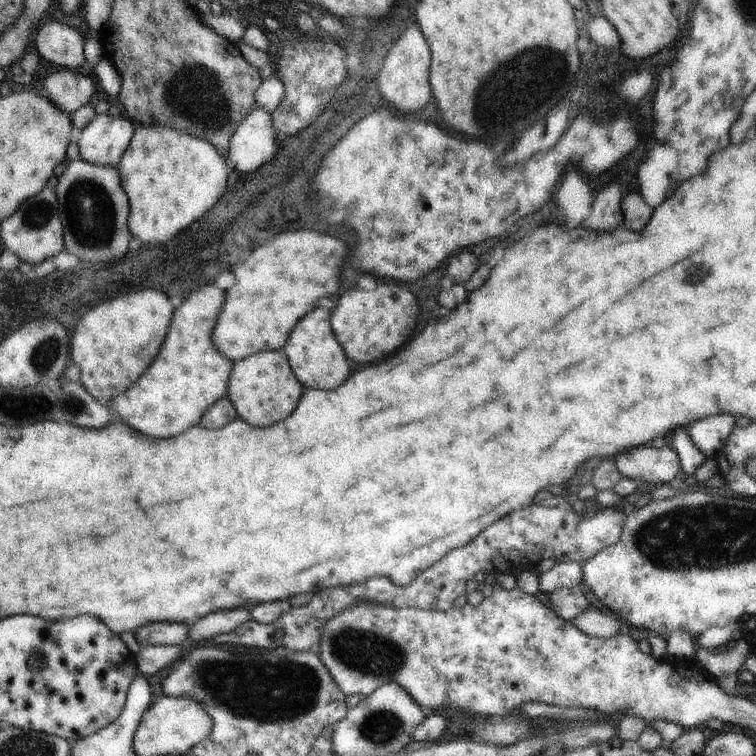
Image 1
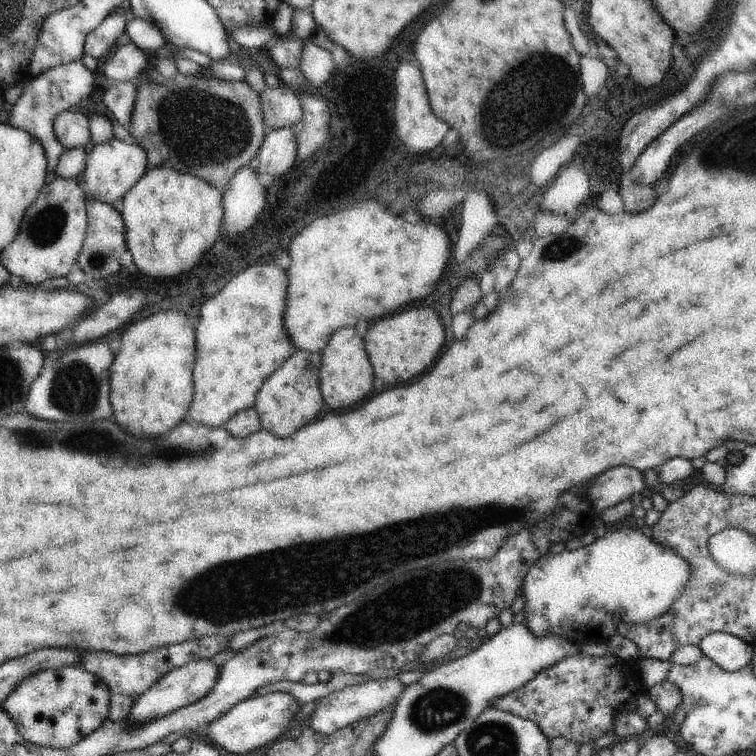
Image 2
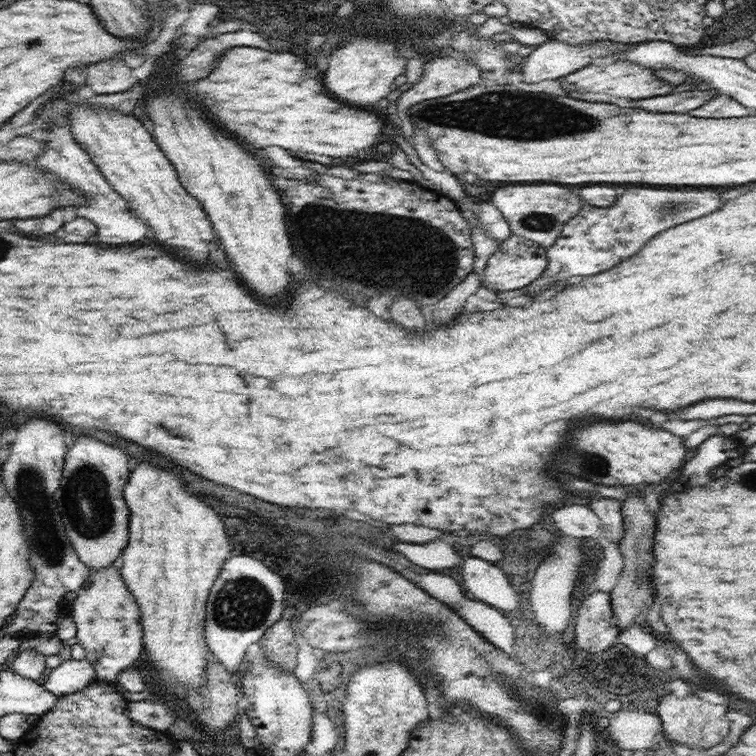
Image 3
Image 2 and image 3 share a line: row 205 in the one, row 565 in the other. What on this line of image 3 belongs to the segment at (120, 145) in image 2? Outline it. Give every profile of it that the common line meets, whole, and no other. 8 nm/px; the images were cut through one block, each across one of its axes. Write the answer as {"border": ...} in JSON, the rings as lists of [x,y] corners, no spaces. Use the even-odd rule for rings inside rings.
{"border":[[[119,564],[94,570],[94,576],[85,590],[80,590],[72,604],[71,617],[76,623],[78,643],[83,646],[85,657],[92,663],[97,679],[114,682],[118,674],[132,667],[140,658],[144,650],[140,607],[136,604],[136,597],[126,587]]]}

